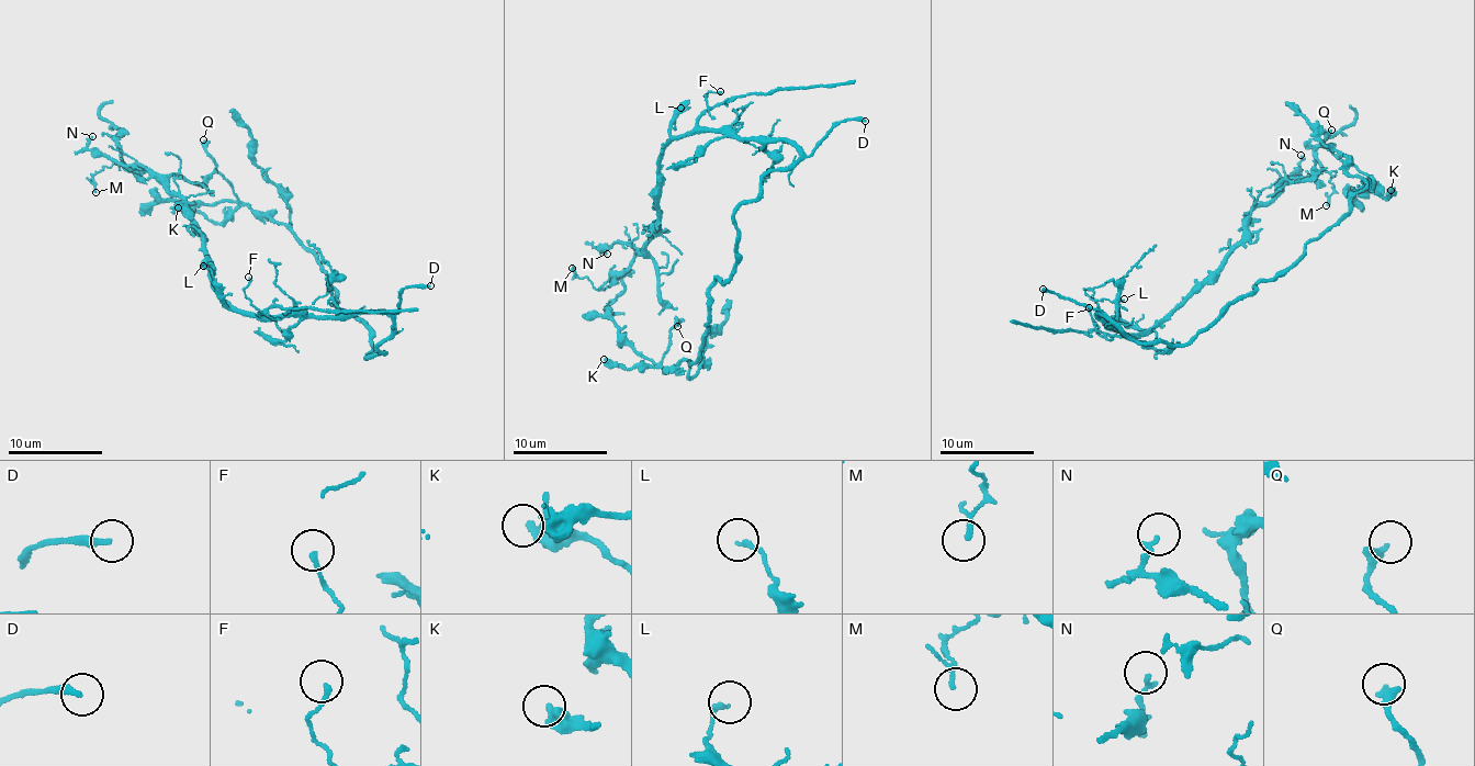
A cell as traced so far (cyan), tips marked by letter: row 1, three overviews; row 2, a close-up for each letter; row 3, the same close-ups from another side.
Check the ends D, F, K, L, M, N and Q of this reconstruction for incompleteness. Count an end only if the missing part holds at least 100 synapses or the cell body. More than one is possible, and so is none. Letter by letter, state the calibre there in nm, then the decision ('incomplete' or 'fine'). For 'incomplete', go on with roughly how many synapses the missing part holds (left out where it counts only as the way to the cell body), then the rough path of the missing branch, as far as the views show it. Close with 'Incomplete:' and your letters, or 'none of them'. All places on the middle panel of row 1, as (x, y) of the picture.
D: 240 nm thick; incomplete
F: 150 nm thick; fine
K: 320 nm thick; fine
L: 160 nm thick; fine
M: 110 nm thick; fine
N: 160 nm thick; fine
Q: 260 nm thick; fine
Incomplete: D

